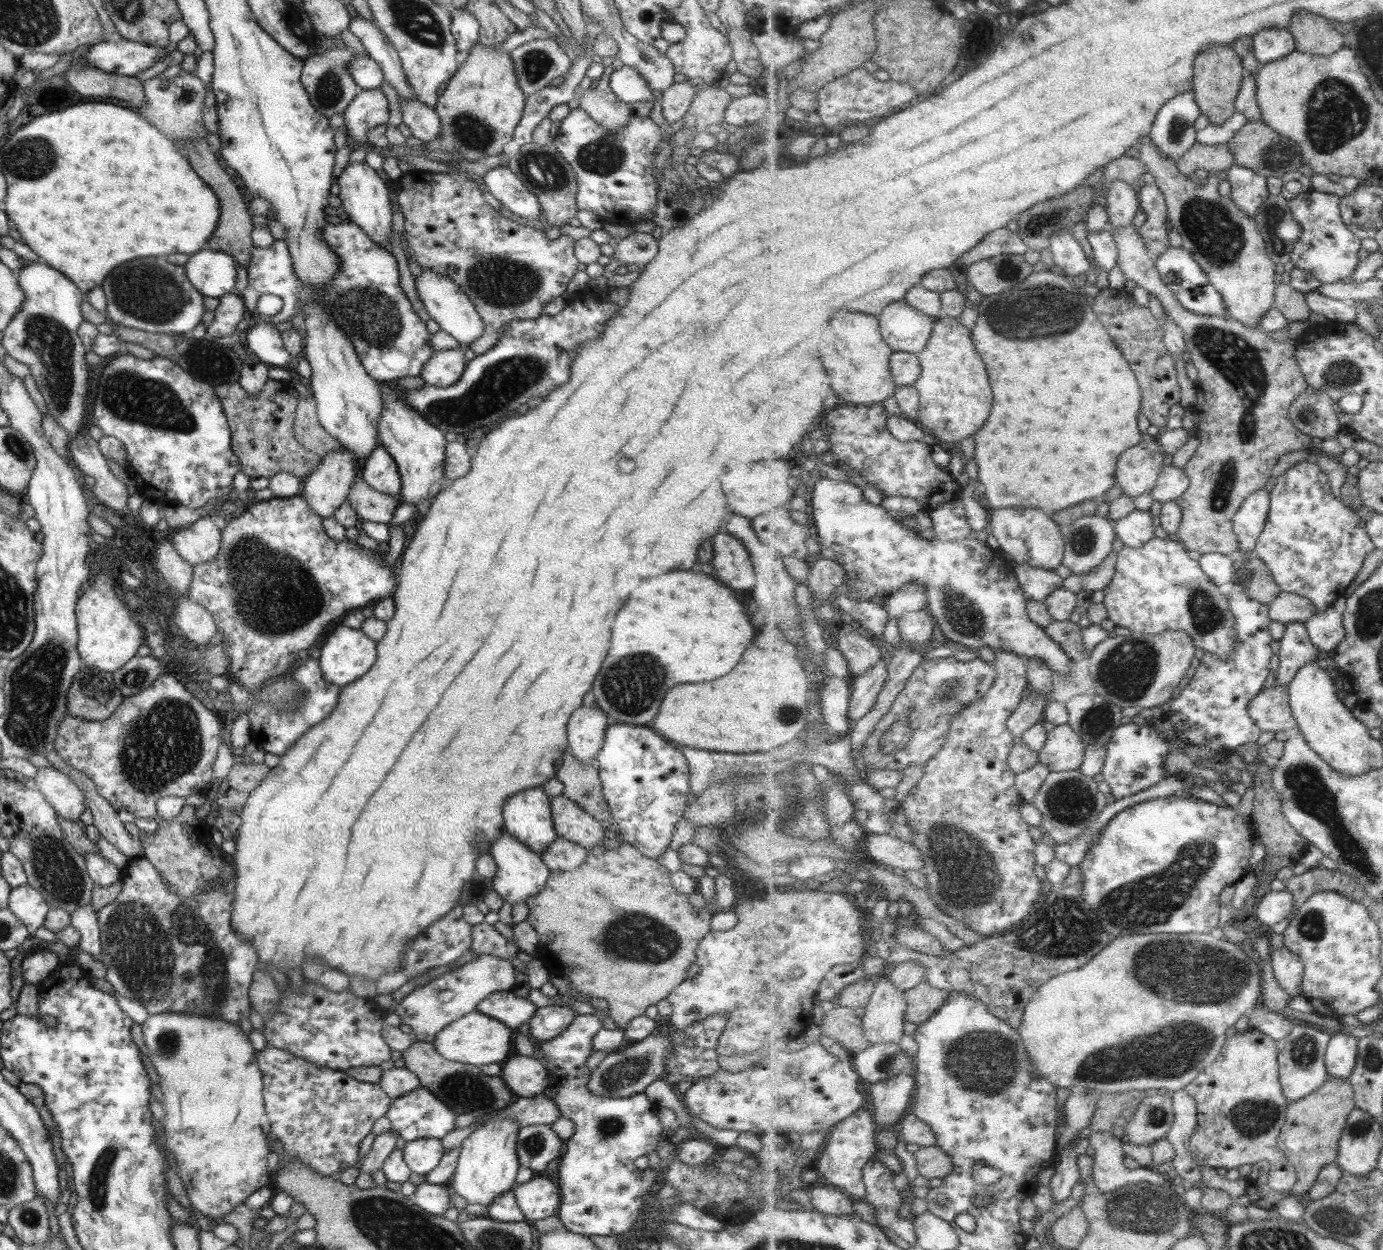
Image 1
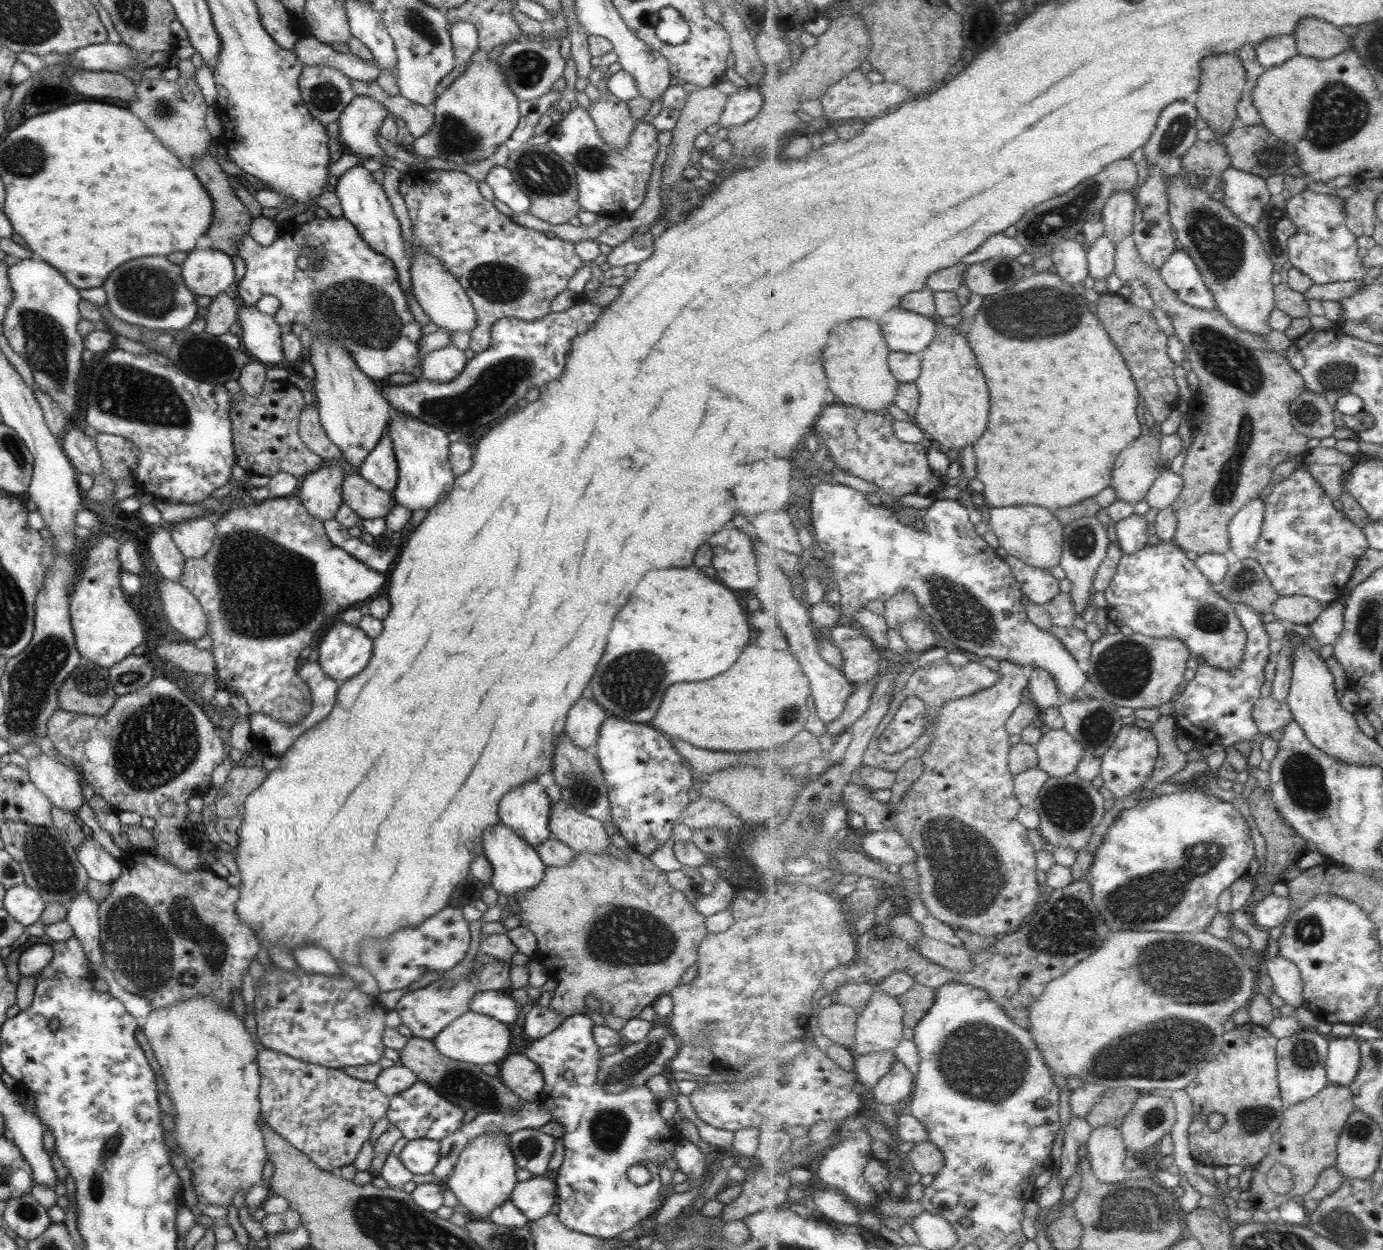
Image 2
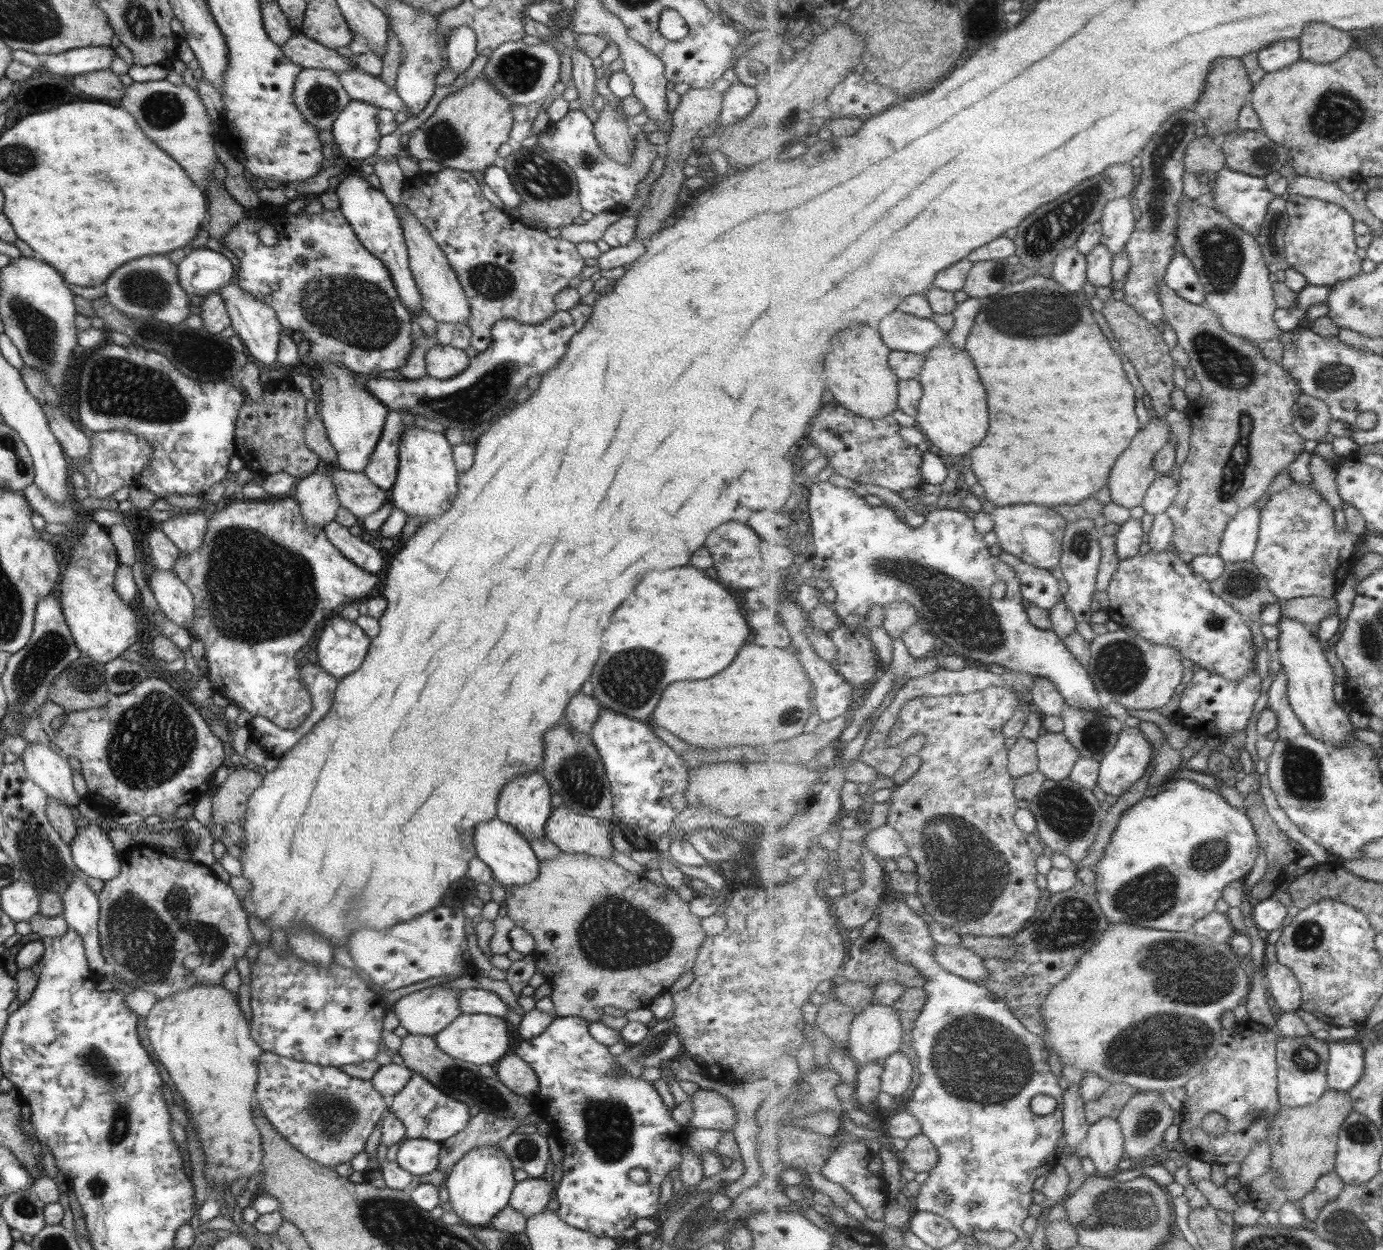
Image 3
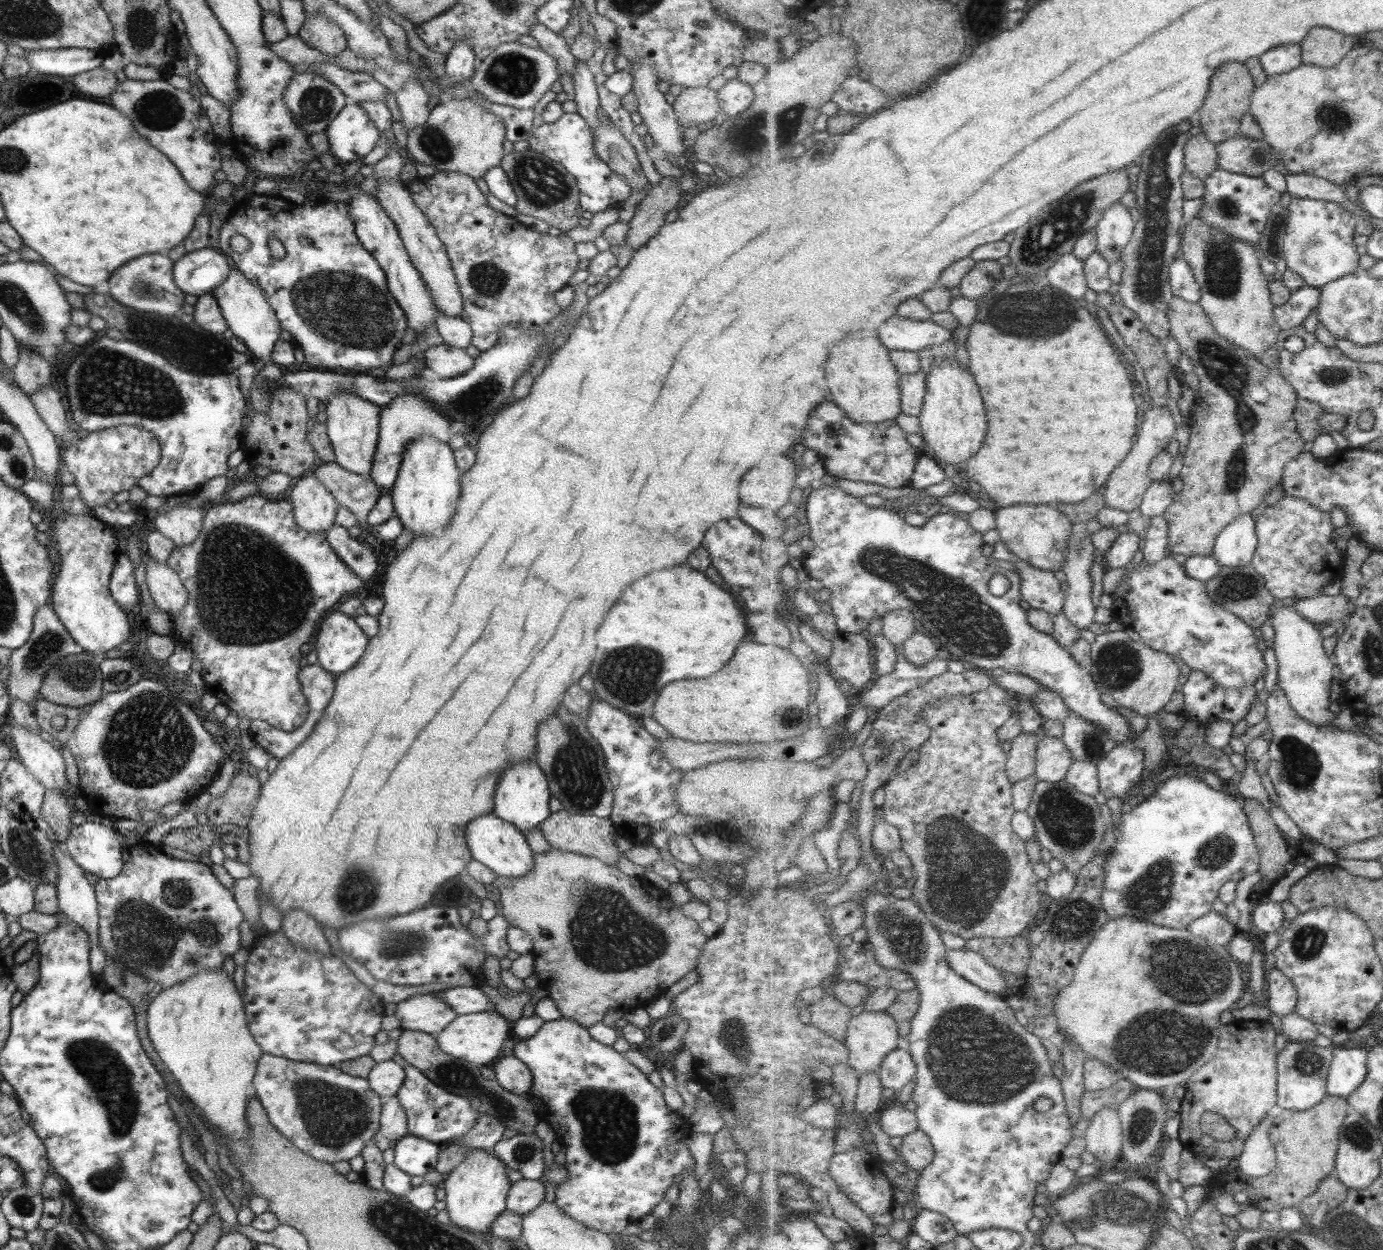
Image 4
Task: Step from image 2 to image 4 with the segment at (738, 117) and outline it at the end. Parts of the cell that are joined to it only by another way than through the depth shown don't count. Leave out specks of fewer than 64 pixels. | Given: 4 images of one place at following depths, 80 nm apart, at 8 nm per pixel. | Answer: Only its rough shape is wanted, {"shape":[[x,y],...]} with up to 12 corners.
{"shape":[[729,79],[716,90],[721,117],[732,117],[753,102],[753,87]]}

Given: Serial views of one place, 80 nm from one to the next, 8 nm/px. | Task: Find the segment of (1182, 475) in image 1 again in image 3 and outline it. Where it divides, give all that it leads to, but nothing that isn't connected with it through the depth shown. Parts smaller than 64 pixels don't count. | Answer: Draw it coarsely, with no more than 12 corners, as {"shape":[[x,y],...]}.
{"shape":[[1173,475],[1158,477],[1145,495],[1144,510],[1166,513],[1180,481]]}

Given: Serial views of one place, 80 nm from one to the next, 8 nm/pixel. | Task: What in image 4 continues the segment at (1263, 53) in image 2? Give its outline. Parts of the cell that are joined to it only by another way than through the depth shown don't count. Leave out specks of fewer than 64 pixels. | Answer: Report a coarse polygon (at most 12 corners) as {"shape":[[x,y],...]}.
{"shape":[[1301,44],[1277,46],[1260,56],[1269,76],[1304,63]]}

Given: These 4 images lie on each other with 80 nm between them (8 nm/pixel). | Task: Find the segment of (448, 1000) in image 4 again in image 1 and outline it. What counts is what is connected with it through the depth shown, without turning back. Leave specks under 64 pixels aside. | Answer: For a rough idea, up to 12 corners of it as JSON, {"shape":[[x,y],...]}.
{"shape":[[511,990],[488,994],[474,1010],[516,1032],[536,1008]]}

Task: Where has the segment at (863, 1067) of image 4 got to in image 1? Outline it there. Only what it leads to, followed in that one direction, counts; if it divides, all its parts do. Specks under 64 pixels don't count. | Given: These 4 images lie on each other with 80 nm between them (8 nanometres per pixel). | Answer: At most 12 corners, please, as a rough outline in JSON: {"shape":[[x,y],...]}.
{"shape":[[886,974],[862,1017],[872,1044],[899,1044],[908,1002]]}

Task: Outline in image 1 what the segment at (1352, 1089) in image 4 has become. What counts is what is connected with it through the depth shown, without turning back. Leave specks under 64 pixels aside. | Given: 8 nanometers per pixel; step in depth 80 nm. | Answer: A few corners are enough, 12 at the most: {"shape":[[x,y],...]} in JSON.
{"shape":[[1333,1032],[1326,1053],[1330,1077],[1356,1069],[1359,1039]]}

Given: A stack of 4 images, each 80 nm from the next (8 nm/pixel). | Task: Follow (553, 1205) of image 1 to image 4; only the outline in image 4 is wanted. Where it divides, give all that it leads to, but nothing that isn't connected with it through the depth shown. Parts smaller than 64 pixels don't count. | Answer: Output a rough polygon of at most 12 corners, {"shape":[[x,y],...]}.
{"shape":[[540,1181],[512,1182],[505,1198],[506,1210],[524,1215],[545,1198]]}

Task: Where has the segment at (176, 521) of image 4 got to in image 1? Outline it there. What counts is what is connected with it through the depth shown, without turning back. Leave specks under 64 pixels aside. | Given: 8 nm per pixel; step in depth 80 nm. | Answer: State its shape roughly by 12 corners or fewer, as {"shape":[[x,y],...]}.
{"shape":[[211,515],[172,534],[191,566],[209,562],[220,545]]}

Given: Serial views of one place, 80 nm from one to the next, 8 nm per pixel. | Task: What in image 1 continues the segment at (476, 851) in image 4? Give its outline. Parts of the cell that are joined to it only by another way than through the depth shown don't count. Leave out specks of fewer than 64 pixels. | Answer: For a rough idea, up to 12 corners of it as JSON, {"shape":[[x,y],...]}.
{"shape":[[507,831],[490,842],[491,888],[524,903],[550,870]]}

